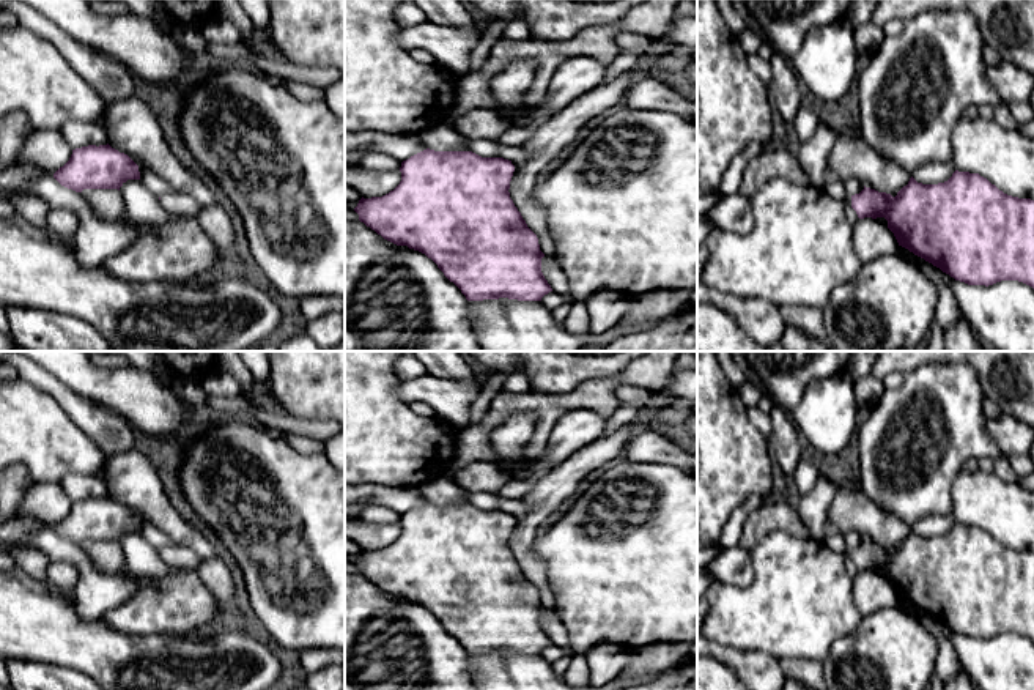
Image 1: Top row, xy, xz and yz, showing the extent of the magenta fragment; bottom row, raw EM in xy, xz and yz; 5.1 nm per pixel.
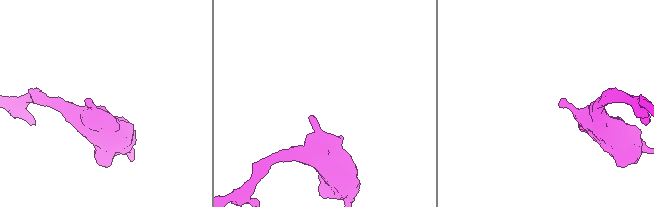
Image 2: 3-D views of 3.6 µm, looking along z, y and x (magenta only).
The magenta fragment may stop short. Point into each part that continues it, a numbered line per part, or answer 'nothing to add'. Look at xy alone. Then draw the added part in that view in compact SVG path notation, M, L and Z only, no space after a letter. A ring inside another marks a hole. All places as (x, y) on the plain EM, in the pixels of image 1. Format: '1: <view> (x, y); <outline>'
nothing to add

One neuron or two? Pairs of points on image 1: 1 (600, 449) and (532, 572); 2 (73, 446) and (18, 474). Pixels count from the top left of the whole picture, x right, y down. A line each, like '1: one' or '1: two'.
1: one
2: two

